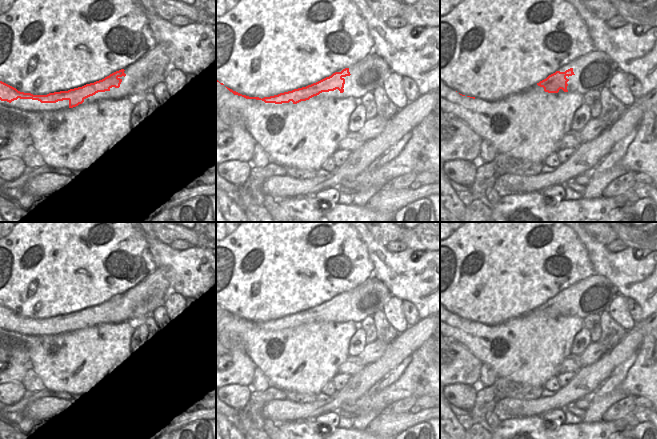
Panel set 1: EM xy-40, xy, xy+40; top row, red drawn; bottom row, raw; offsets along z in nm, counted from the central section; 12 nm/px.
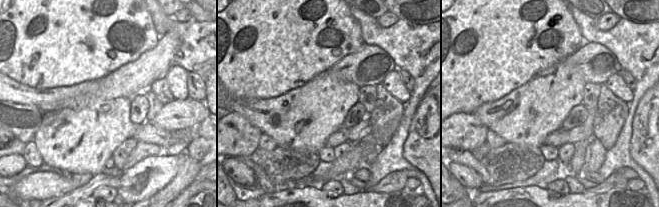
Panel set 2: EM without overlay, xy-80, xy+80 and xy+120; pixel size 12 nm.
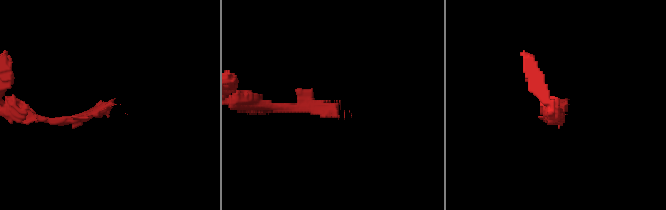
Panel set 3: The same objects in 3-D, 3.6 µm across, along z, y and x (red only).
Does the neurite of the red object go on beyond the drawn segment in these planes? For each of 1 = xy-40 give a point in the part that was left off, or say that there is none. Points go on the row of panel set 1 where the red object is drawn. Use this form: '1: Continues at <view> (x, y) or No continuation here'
1: No continuation here

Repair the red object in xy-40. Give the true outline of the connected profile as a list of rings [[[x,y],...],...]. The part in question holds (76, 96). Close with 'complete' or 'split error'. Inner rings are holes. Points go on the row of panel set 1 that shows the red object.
[[[121,69],[94,83],[68,91],[49,93],[47,95],[33,95],[31,93],[20,92],[16,88],[0,81],[0,100],[9,103],[18,98],[38,100],[41,103],[56,103],[58,101],[68,100],[69,108],[73,108],[82,104],[86,98],[98,92],[110,91],[112,87],[119,88],[122,82],[121,77],[126,76],[124,71],[124,69]]]; complete

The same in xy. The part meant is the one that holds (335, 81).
[[[370,53],[356,64],[343,68],[331,76],[326,77],[316,83],[306,87],[294,89],[292,91],[280,93],[270,97],[249,97],[242,95],[232,89],[226,87],[234,95],[242,96],[246,99],[262,100],[265,103],[289,103],[297,104],[301,101],[309,100],[310,98],[319,95],[322,92],[329,92],[338,89],[340,93],[344,92],[345,77],[353,76],[359,77],[359,82],[363,87],[367,87],[369,92],[373,92],[377,87],[382,87],[386,78],[392,73],[387,62],[375,53]]]; split error

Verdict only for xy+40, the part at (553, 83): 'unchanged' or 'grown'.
grown

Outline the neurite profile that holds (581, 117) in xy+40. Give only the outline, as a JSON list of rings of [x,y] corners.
[[[586,104],[575,112],[571,122],[571,132],[578,132],[582,130],[588,121],[591,119],[591,110]]]

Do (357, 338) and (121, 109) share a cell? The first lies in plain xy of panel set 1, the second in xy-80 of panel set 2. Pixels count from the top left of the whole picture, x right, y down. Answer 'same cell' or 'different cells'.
different cells

